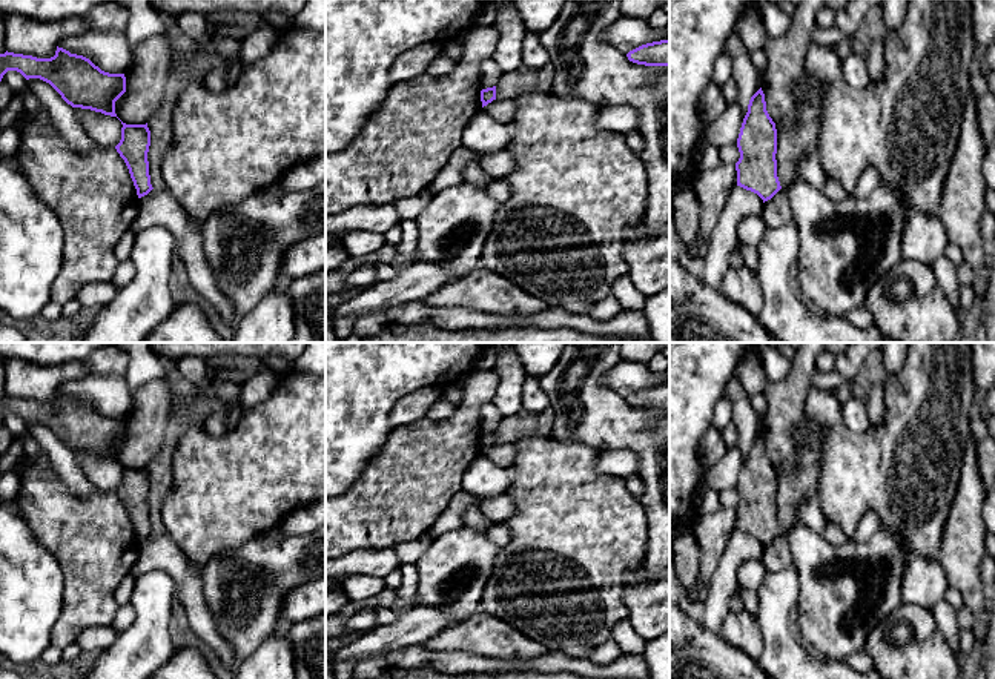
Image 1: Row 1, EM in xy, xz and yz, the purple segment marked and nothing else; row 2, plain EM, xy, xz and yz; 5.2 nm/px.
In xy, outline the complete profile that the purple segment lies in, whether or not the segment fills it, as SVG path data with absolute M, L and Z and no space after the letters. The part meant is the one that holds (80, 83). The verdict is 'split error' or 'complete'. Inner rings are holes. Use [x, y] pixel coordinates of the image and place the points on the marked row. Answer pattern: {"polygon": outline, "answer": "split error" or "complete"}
{"polygon": "M58 48L51 58L5 52L0 54L0 81L8 71L20 72L26 80L49 83L72 108L91 109L117 117L115 101L126 92L124 74L109 74L89 58Z", "answer": "complete"}

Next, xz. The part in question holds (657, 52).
{"polygon": "M669 40L642 45L630 51L626 57L637 65L669 68Z", "answer": "complete"}

